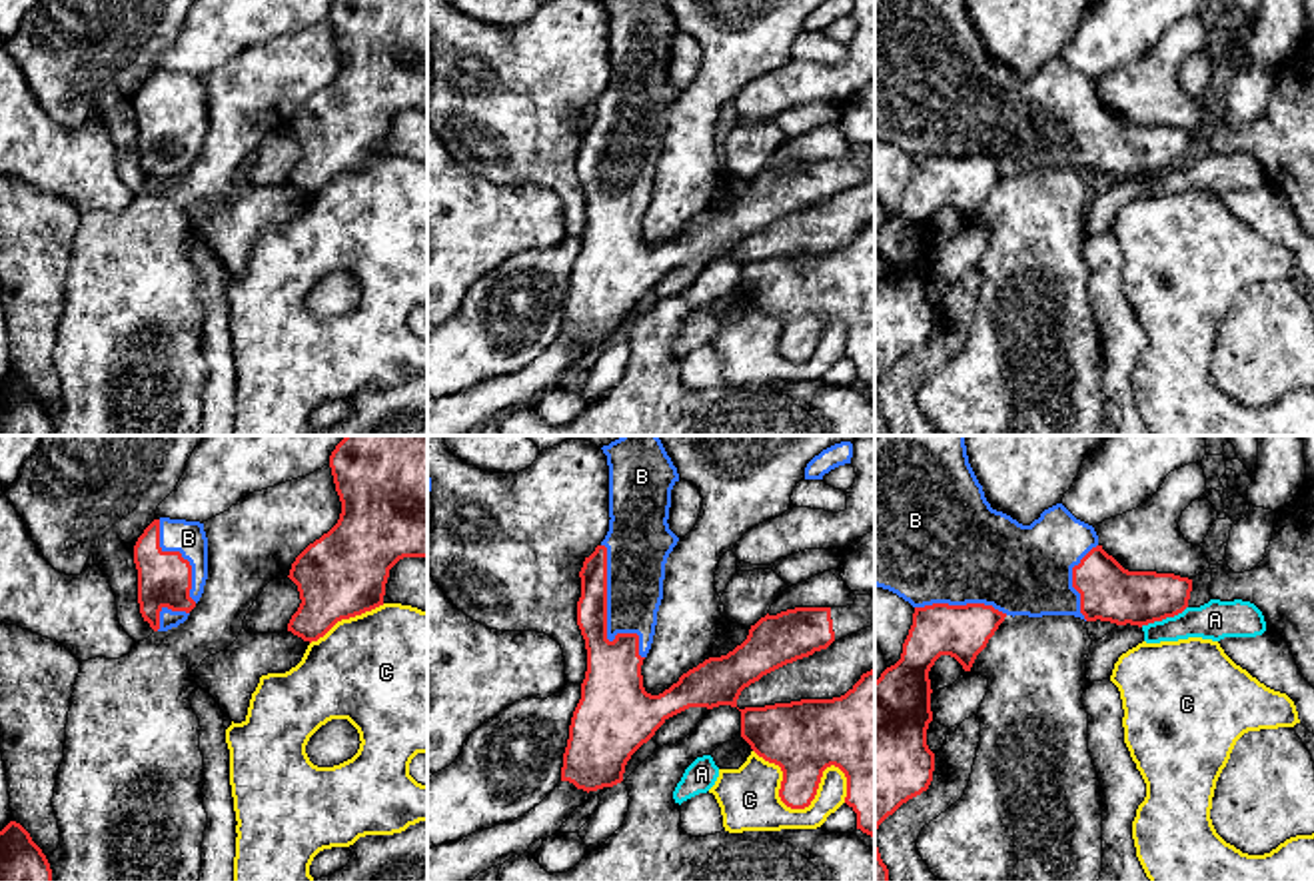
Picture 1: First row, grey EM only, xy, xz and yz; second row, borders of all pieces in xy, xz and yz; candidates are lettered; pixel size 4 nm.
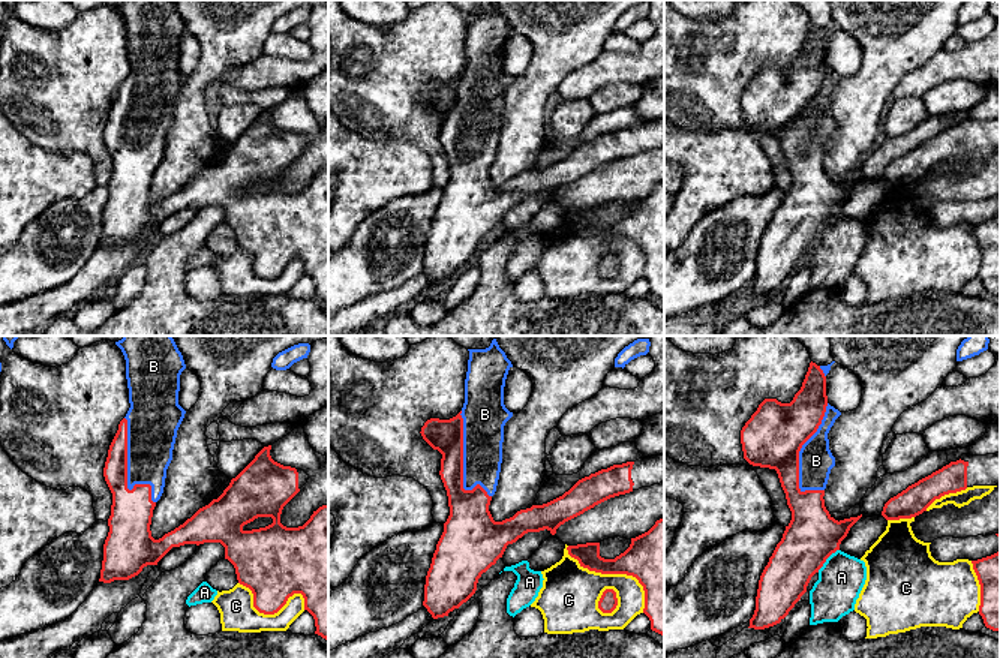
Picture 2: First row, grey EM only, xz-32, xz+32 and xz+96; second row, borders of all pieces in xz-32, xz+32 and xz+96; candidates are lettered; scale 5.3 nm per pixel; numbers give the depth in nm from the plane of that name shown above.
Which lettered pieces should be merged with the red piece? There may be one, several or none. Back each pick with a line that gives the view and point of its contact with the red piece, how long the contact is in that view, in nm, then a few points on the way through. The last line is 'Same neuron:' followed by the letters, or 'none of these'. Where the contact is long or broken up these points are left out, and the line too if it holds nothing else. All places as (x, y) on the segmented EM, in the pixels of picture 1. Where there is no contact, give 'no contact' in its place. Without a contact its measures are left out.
B: xz (606, 618) | 500 nm
Same neuron: B

